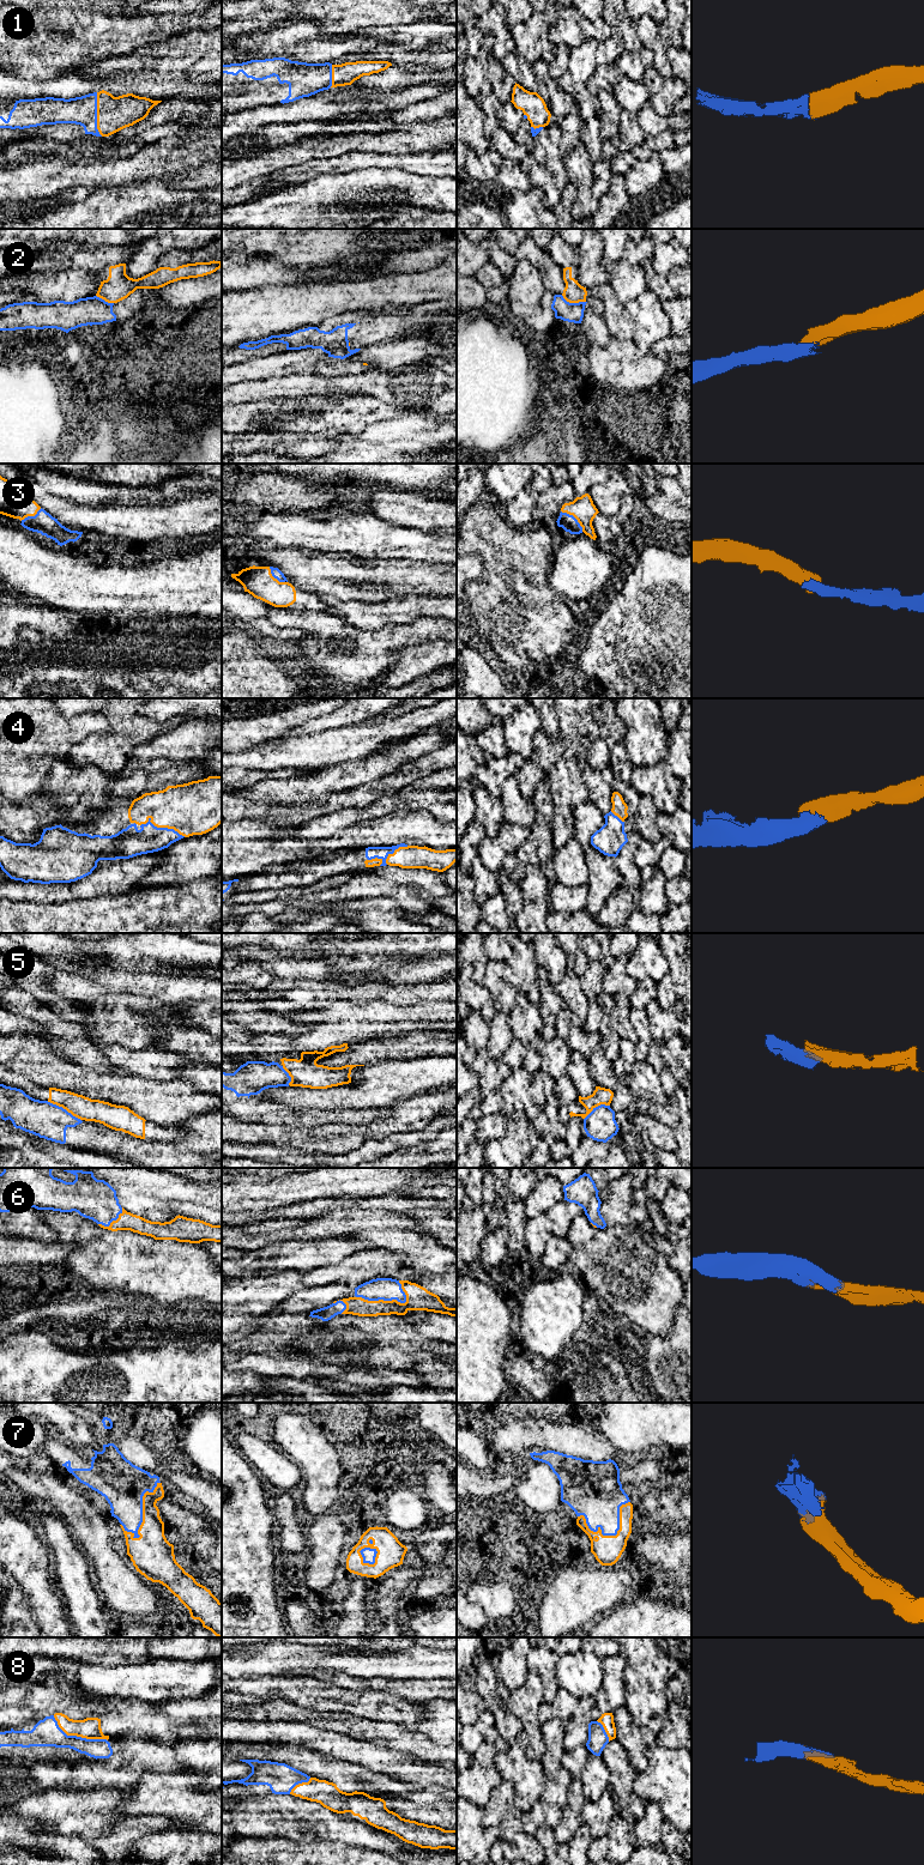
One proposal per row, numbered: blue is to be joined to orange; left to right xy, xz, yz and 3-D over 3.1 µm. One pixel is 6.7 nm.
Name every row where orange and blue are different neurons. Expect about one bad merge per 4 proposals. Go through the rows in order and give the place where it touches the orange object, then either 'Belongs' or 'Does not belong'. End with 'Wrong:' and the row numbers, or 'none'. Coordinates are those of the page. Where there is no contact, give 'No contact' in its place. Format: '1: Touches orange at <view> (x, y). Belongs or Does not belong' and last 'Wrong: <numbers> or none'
1: Touches orange at xy (97, 114). Belongs
2: Touches orange at yz (573, 302). Does not belong
3: Touches orange at yz (574, 516). Belongs
4: Touches orange at xy (163, 827). Belongs
5: Touches orange at xy (64, 1108). Does not belong
6: Touches orange at xz (381, 1300). Belongs
7: Touches orange at yz (610, 1536). Belongs
8: Touches orange at xy (78, 1736). Belongs
Wrong: 2, 5

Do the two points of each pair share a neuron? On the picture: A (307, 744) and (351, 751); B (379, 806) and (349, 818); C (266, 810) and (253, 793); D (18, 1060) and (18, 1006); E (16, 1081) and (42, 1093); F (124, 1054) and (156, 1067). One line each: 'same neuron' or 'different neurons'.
A: same neuron
B: same neuron
C: different neurons
D: different neurons
E: same neuron
F: same neuron

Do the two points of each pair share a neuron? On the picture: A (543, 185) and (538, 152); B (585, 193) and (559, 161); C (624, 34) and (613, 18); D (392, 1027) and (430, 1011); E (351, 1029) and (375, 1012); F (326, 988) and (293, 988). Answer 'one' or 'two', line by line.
A: two
B: two
C: one
D: one
E: one
F: one

